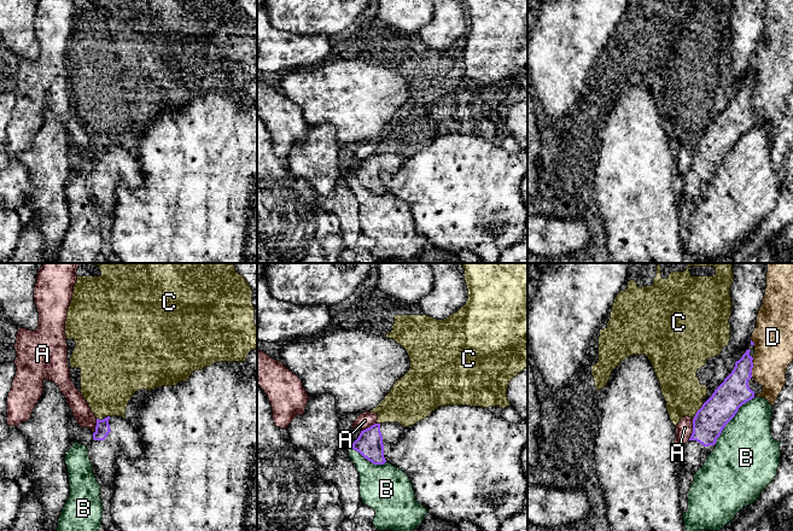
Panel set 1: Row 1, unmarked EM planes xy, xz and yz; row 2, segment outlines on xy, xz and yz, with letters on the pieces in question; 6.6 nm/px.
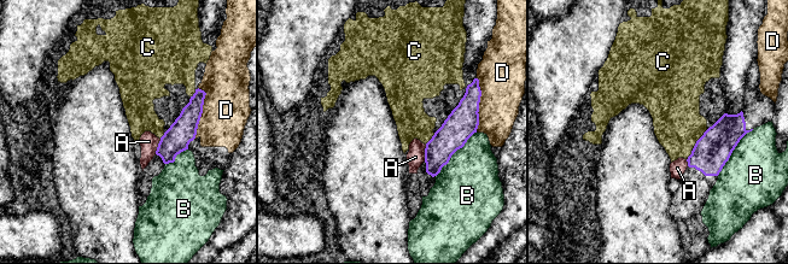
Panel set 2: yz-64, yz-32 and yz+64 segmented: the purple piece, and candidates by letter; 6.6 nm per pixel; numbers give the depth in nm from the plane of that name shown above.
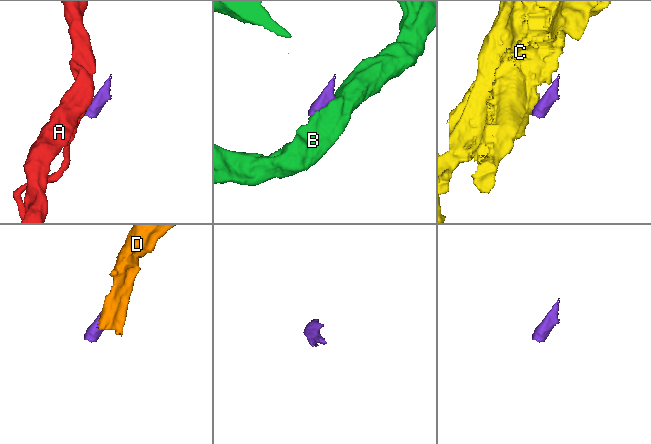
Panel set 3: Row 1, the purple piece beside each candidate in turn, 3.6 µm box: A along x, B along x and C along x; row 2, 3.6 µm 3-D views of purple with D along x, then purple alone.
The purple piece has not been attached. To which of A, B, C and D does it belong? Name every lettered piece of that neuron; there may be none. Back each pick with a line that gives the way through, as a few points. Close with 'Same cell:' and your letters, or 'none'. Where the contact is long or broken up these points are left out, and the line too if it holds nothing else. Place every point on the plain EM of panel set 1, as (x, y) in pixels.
Same cell: none

